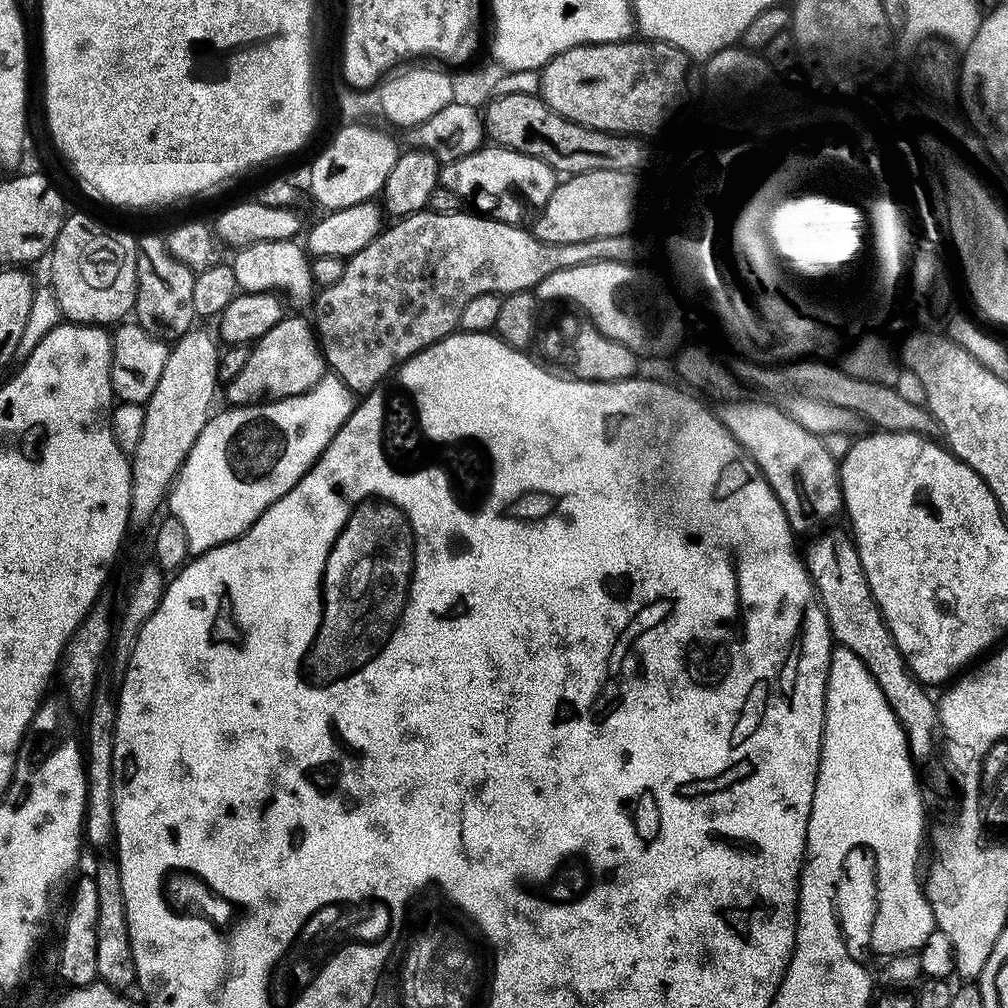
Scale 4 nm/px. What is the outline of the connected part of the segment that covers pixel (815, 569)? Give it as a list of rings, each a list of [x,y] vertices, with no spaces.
[[[827,532],[821,533],[820,535],[822,536],[817,535],[815,538],[812,538],[817,538],[817,540],[810,541],[808,549],[803,549],[802,559],[805,568],[808,570],[808,576],[812,580],[812,585],[816,588],[816,598],[824,610],[824,617],[828,619],[828,630],[832,633],[833,641],[839,647],[850,650],[854,654],[858,654],[858,658],[862,658],[862,662],[870,670],[874,682],[878,682],[878,686],[882,690],[886,702],[892,707],[898,719],[900,719],[900,724],[904,728],[904,734],[908,738],[909,752],[919,754],[919,752],[932,752],[935,748],[937,751],[937,701],[935,699],[931,700],[928,697],[929,689],[913,676],[910,669],[908,669],[908,663],[902,658],[902,654],[890,634],[888,624],[884,621],[882,610],[870,590],[870,582],[866,582],[866,574],[862,570],[862,562],[858,558],[855,539],[847,533],[844,535],[840,532]]]

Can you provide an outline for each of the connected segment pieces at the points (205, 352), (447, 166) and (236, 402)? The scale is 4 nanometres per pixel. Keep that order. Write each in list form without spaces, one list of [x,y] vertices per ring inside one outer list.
[[[193,327],[191,332],[181,336],[169,347],[162,378],[158,378],[154,394],[150,394],[144,404],[146,423],[142,426],[142,438],[138,442],[138,450],[130,453],[130,520],[133,525],[151,525],[157,519],[156,511],[165,507],[184,459],[190,454],[194,442],[198,442],[198,434],[202,434],[213,415],[212,399],[216,396],[222,348],[213,333],[212,337],[200,327]]]
[[[481,146],[477,152],[466,154],[460,160],[447,161],[440,169],[440,184],[455,192],[458,199],[471,211],[507,224],[520,224],[528,211],[531,213],[533,210],[543,208],[557,183],[558,174],[546,162],[499,146]]]
[[[285,316],[251,347],[247,362],[236,378],[225,385],[227,403],[233,407],[281,400],[308,392],[327,373],[319,341],[311,326],[302,318]]]

